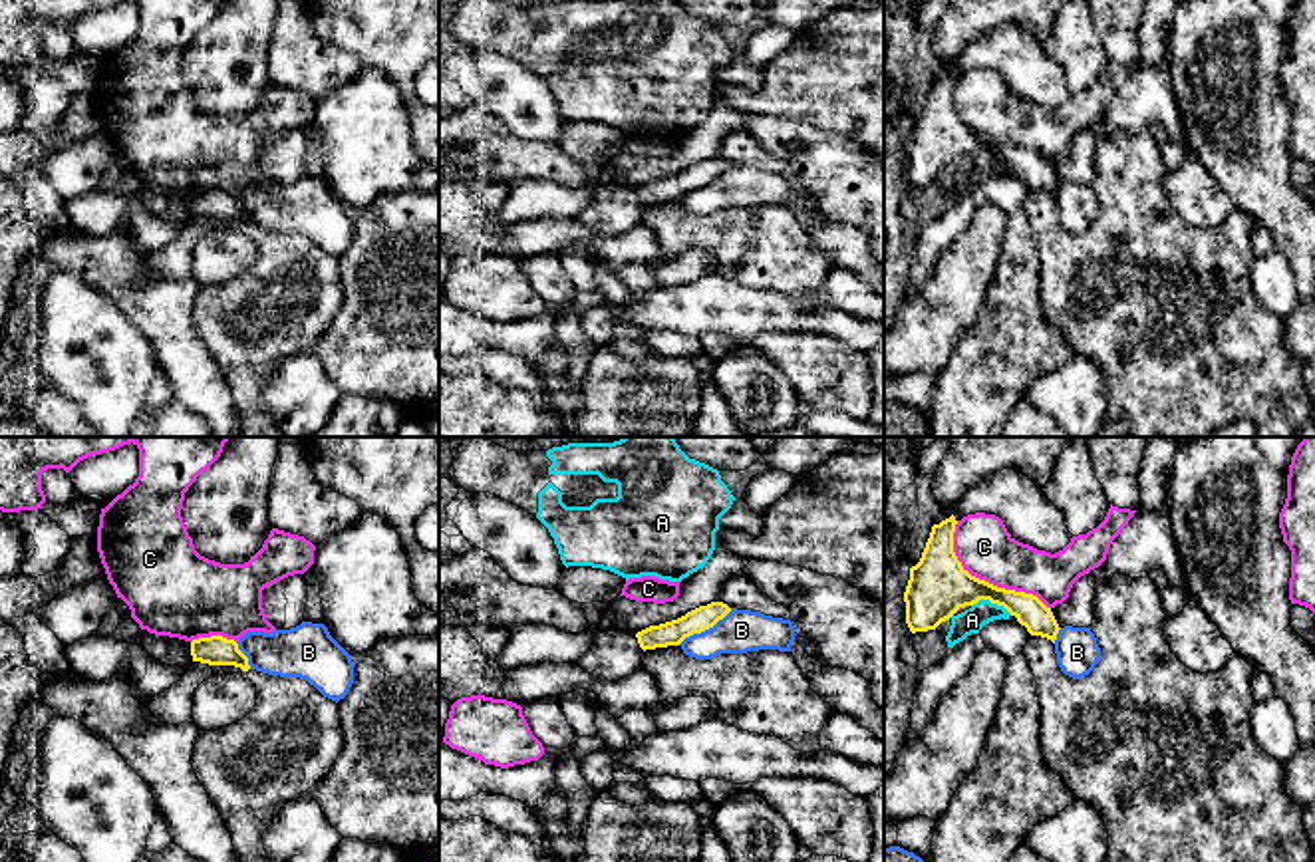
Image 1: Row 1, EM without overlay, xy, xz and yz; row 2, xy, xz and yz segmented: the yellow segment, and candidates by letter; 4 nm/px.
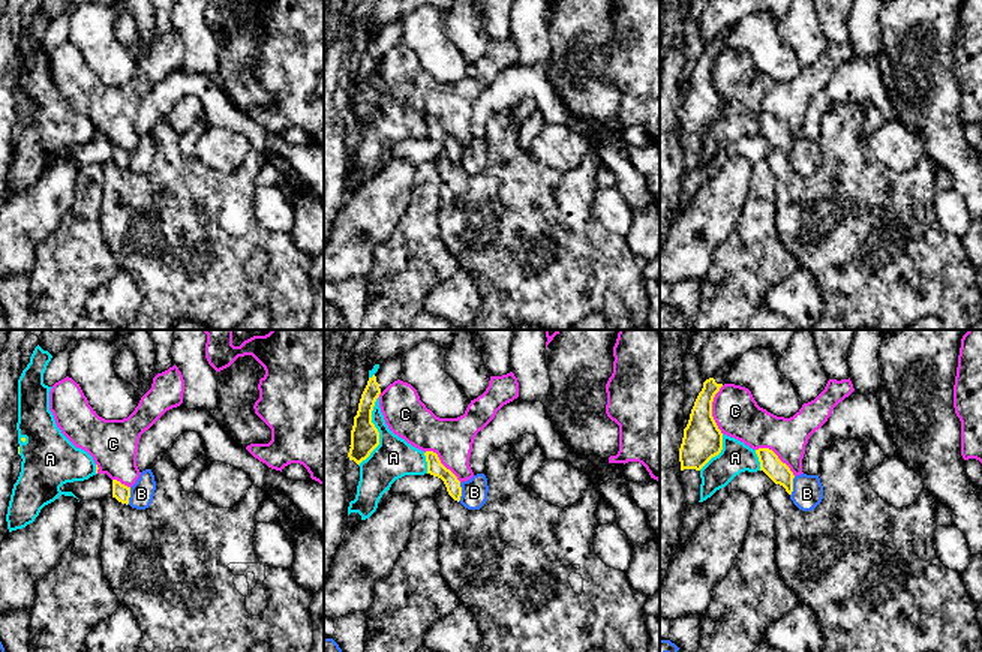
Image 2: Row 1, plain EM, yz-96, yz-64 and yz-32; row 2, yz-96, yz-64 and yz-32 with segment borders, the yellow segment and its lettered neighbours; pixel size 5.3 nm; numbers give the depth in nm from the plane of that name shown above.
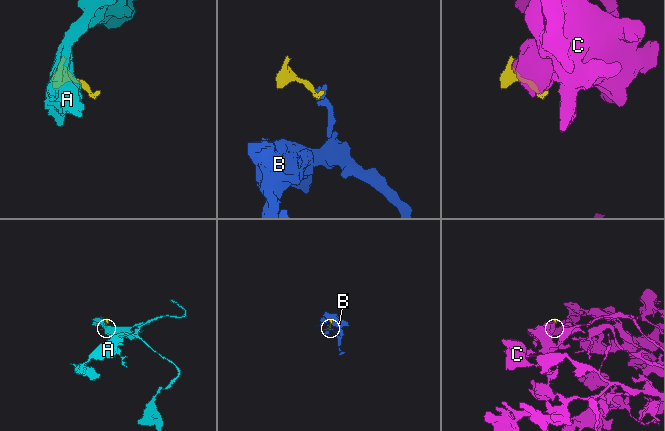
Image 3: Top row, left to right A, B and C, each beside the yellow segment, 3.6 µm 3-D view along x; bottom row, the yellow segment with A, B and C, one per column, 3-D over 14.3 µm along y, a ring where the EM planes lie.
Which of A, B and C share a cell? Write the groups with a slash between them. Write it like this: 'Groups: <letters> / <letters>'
Groups: A B / C

